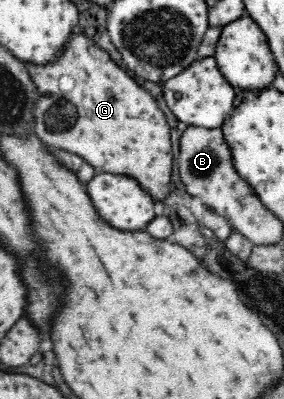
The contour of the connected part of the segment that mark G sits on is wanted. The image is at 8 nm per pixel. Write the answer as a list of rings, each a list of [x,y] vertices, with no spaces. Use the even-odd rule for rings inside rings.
[[[82,31],[74,33],[67,41],[59,58],[46,65],[27,64],[28,71],[38,87],[39,100],[35,103],[36,136],[40,141],[60,147],[80,156],[88,165],[104,173],[120,173],[136,179],[154,201],[164,203],[171,192],[173,172],[170,127],[156,99],[144,91],[134,78],[129,77],[110,58],[106,51],[96,47]]]

